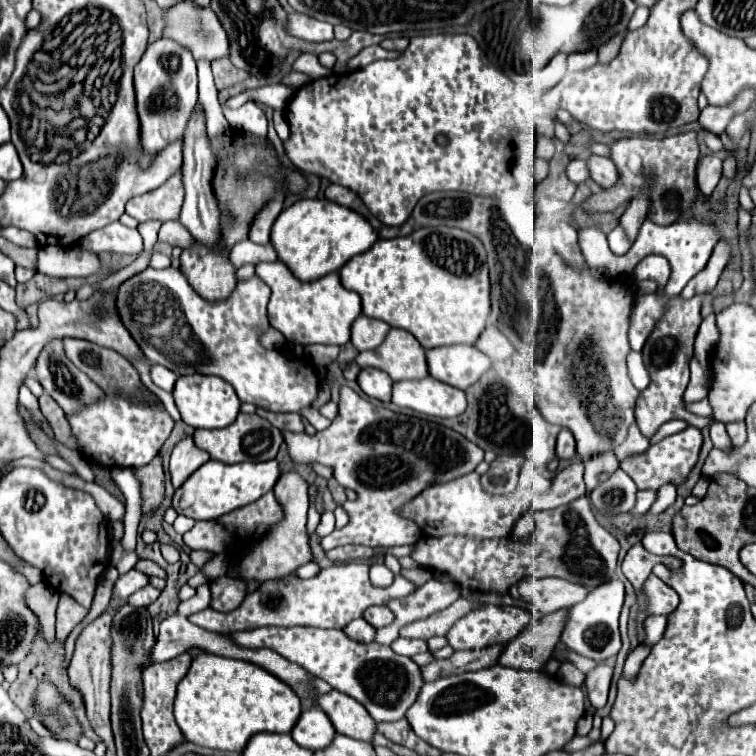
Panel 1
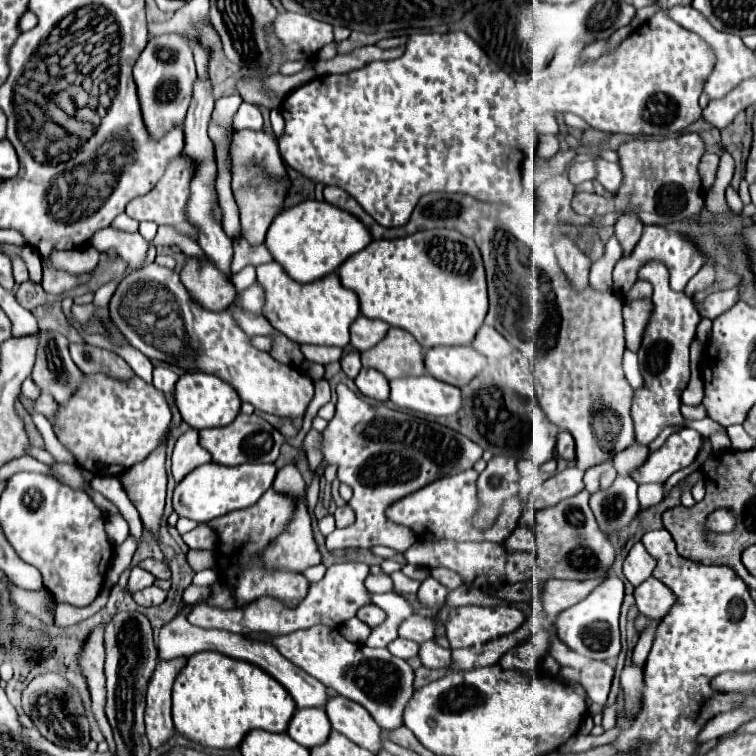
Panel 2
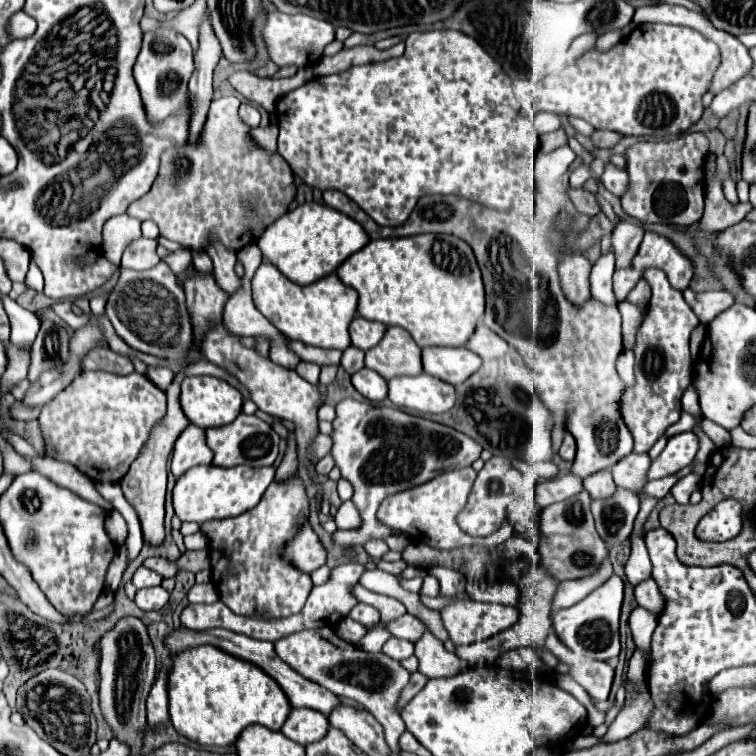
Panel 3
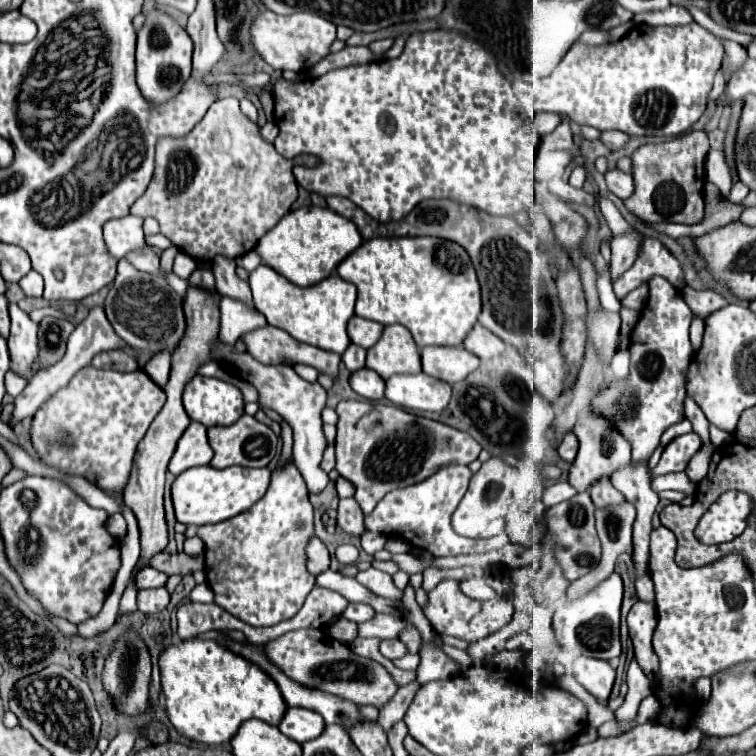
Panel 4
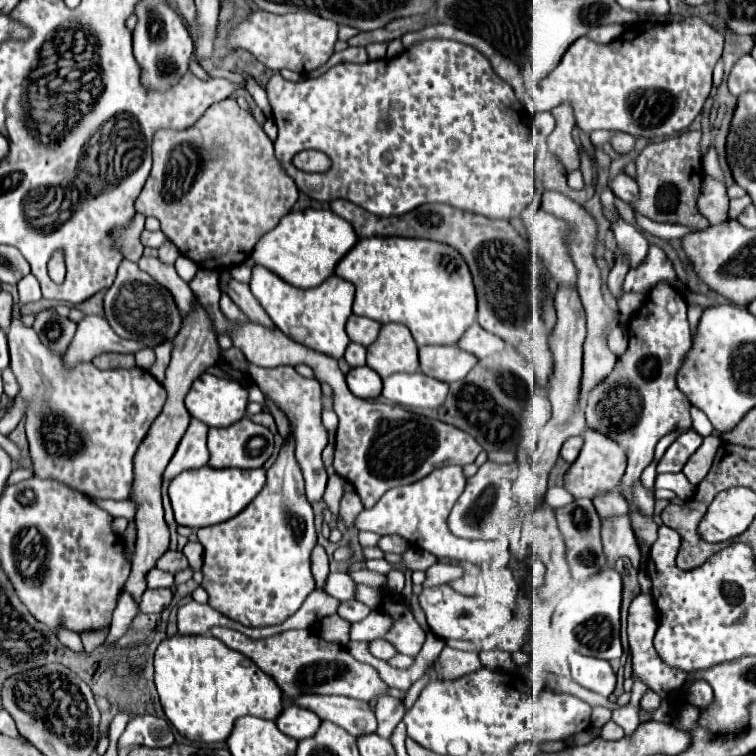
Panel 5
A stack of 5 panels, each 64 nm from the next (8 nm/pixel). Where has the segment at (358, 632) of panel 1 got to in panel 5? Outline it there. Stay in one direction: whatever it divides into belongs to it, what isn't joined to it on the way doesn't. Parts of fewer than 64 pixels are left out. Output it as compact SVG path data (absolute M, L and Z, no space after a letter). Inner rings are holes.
M338 614L336 616L326 616L324 620L320 620L316 634L320 634L322 640L328 642L336 642L340 646L346 646L350 642L348 638L348 630L350 630L350 622L342 620Z

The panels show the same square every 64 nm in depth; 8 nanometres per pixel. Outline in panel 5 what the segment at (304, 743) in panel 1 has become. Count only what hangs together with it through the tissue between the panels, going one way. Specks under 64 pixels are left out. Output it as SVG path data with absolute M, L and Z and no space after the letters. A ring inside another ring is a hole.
M290 704L276 718L276 726L280 728L280 732L288 734L290 738L304 740L304 738L314 736L314 732L320 726L320 718L314 712L308 712L306 708Z

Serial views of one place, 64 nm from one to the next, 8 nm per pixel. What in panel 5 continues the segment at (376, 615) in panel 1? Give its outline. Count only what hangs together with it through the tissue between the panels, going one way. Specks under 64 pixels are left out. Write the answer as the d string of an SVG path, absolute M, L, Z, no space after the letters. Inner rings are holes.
M356 600L340 602L340 608L338 608L338 616L342 616L342 618L348 620L348 622L364 620L368 614L370 614L370 608L364 606L362 602L356 602Z

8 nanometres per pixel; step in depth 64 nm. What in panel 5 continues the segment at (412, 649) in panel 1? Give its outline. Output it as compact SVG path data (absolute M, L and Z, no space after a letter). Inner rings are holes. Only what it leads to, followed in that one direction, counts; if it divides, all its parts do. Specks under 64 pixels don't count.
M380 638L372 640L368 646L370 646L370 654L376 656L376 658L382 658L382 660L388 660L388 658L392 658L392 656L398 654L392 644L388 644L386 640L380 640Z

